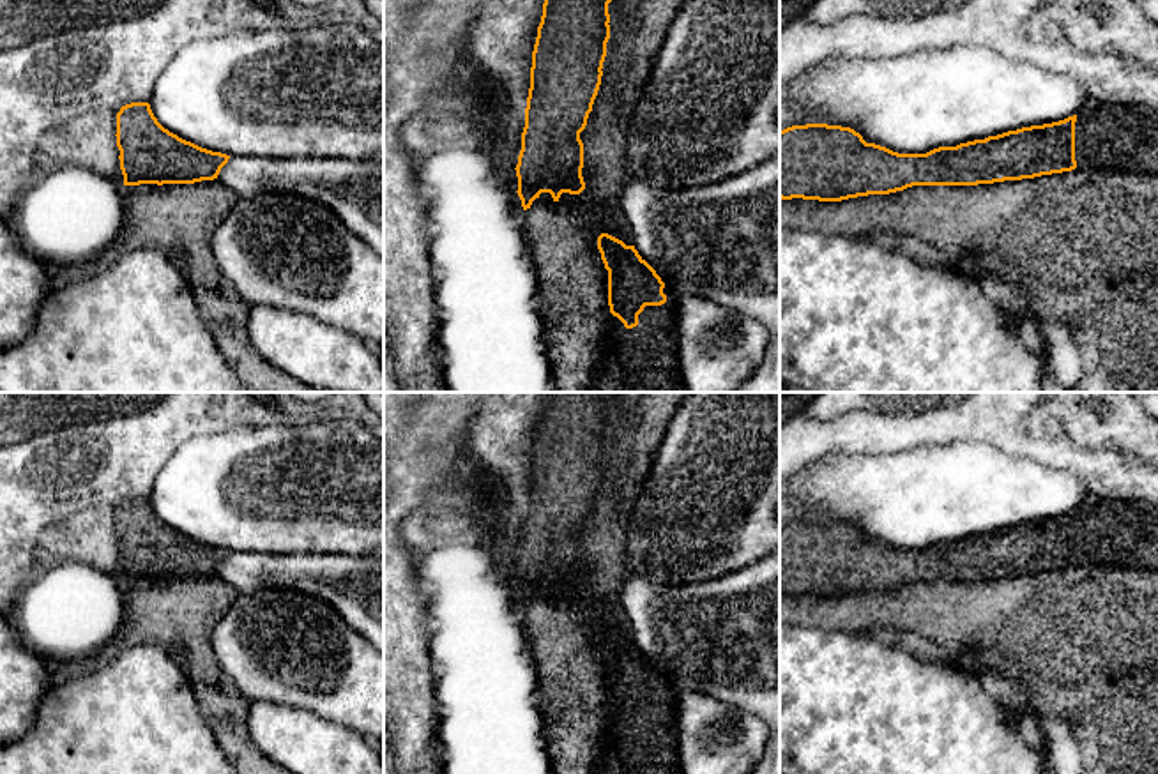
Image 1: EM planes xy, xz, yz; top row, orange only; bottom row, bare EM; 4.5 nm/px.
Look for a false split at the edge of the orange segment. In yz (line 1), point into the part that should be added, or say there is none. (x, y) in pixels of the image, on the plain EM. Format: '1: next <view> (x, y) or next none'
1: next yz (1112, 532)

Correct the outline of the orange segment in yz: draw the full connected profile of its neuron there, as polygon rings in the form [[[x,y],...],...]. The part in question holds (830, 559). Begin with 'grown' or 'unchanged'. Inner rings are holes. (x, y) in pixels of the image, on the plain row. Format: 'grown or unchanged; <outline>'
grown; [[[1087,497],[1073,512],[1059,518],[939,543],[926,550],[898,550],[866,539],[859,528],[842,521],[806,520],[780,527],[781,596],[842,597],[912,581],[978,581],[1094,564],[1158,571],[1158,507]]]

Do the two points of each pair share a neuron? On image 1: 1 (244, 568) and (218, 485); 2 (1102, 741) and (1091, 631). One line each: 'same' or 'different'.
1: different
2: same

